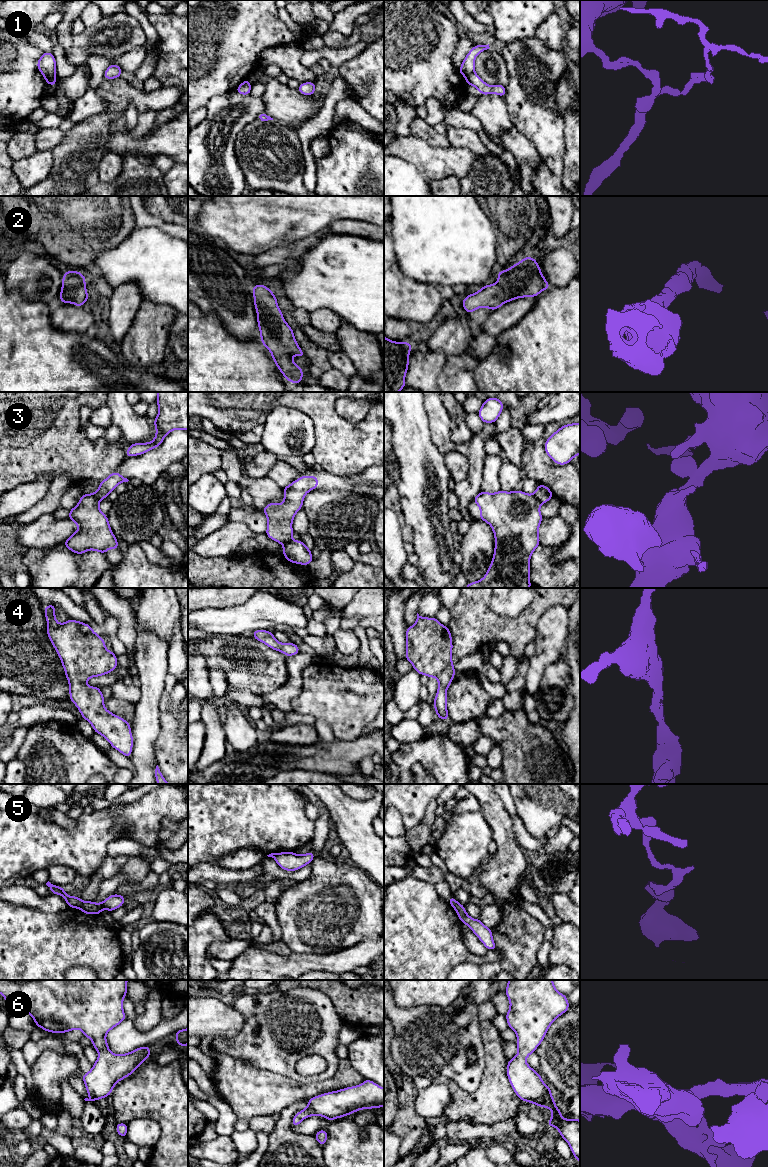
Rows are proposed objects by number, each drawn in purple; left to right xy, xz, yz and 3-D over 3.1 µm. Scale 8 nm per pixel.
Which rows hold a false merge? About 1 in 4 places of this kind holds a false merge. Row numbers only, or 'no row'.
1, 3, 5

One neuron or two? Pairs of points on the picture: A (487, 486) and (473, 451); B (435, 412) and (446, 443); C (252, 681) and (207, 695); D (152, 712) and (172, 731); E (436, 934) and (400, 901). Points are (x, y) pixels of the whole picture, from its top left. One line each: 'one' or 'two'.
A: two
B: one
C: two
D: two
E: one

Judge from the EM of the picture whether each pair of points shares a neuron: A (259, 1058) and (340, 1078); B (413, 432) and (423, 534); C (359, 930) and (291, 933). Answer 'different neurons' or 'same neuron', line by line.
A: different neurons
B: same neuron
C: same neuron

